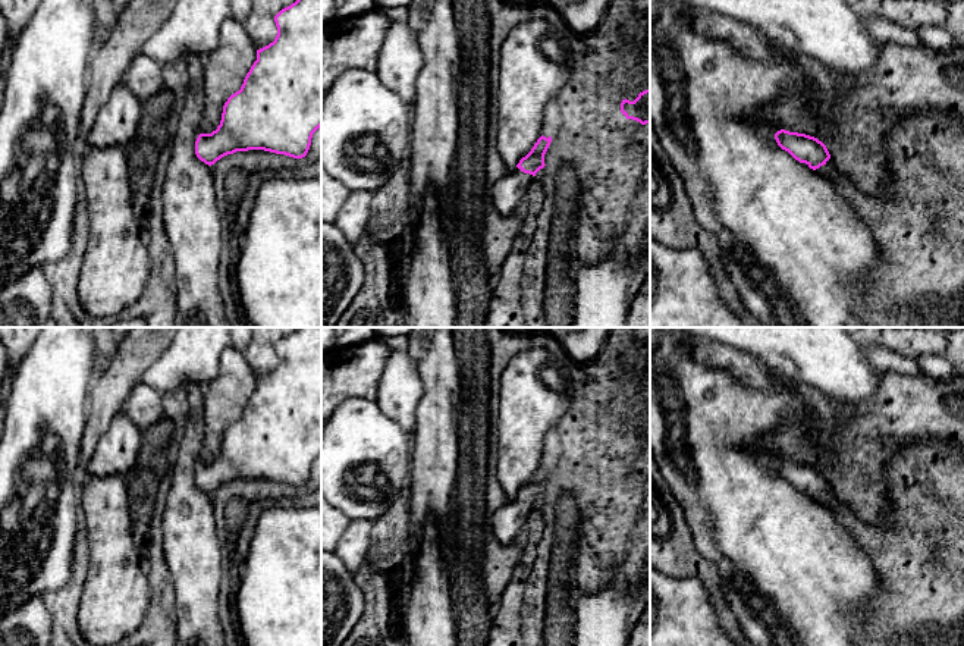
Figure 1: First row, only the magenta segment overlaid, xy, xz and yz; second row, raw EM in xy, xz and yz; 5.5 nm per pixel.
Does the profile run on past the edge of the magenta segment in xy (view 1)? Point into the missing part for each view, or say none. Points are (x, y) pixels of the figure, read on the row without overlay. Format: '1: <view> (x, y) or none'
1: none

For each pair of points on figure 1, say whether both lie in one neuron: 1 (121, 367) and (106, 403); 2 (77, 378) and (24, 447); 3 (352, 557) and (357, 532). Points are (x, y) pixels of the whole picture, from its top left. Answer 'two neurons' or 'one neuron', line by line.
1: one neuron
2: one neuron
3: one neuron

